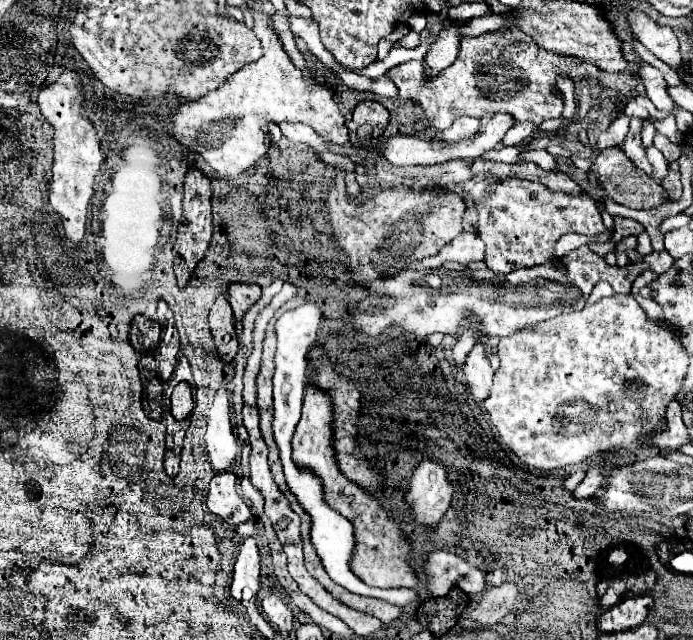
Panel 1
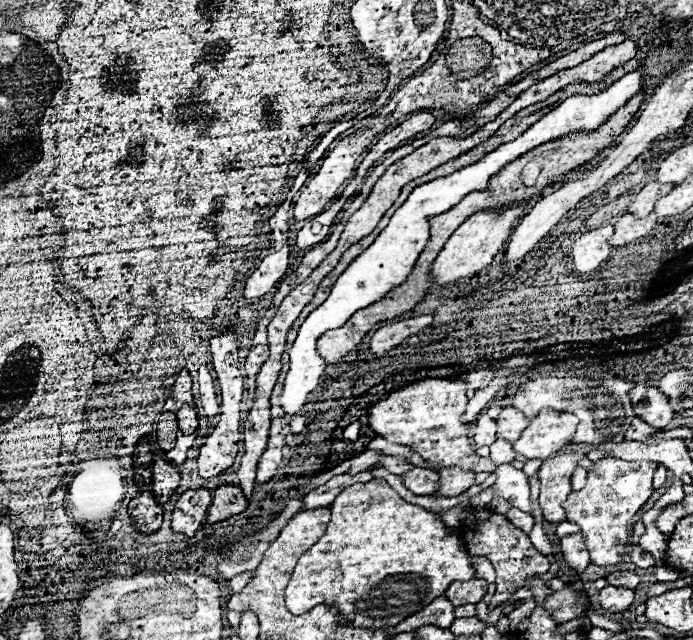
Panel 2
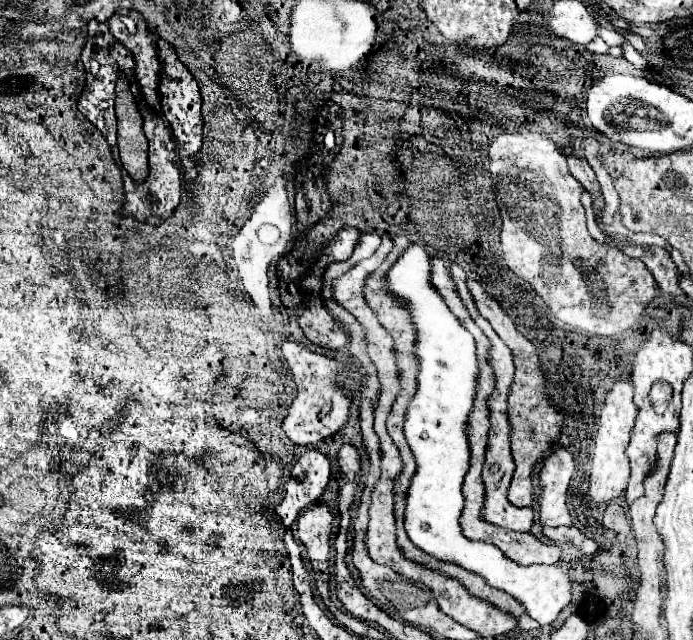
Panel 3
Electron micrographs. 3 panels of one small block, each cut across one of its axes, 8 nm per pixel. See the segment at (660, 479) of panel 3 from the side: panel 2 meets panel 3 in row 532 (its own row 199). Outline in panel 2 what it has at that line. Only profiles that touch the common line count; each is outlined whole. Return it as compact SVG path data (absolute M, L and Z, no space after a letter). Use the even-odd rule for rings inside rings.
M658 182L646 184L646 186L636 194L636 198L632 200L628 212L634 214L634 216L638 216L638 218L648 216L650 212L654 212L654 204L656 204L662 196L670 194L672 188L674 188L672 184L658 184Z

